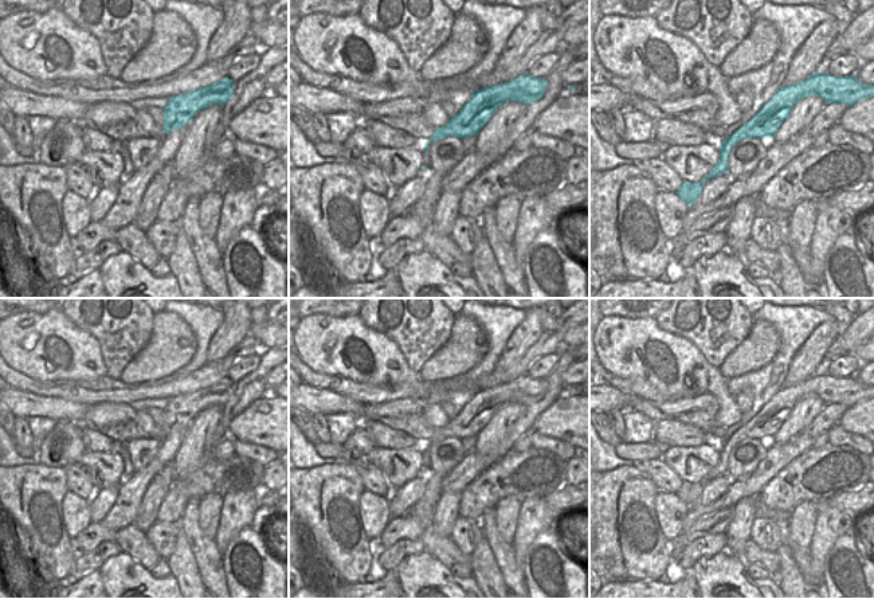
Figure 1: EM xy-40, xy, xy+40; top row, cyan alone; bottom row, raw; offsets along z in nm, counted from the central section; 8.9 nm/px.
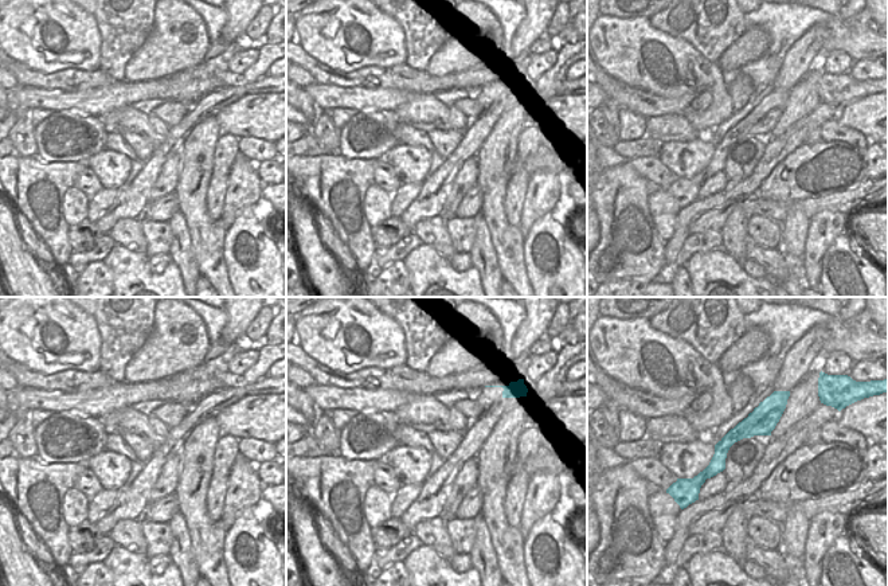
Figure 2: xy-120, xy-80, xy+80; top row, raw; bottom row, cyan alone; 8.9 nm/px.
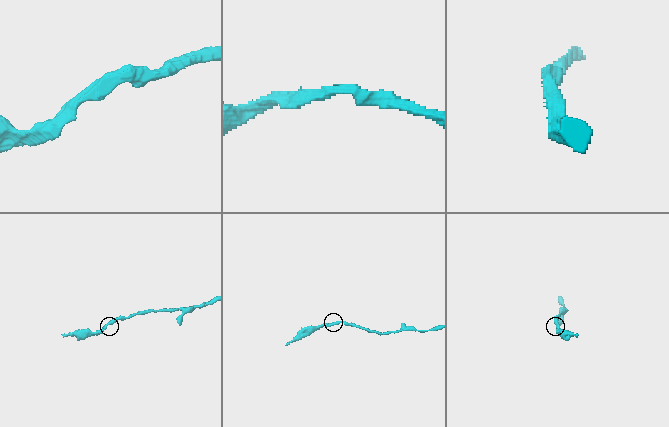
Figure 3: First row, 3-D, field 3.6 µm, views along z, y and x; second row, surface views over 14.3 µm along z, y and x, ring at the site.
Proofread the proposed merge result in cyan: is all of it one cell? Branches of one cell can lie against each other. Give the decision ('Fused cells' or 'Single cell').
Single cell

